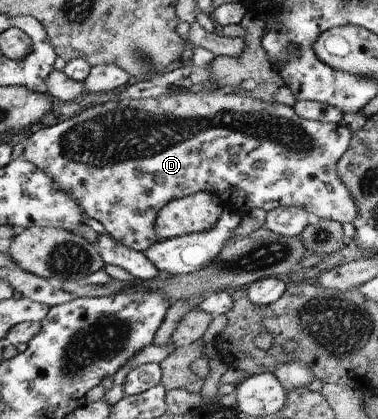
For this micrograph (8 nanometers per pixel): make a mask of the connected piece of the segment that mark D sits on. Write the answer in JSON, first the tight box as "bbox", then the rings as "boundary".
{"bbox":[21,90,358,252],"boundary":[[[212,90],[203,91],[200,94],[161,94],[156,98],[146,98],[146,100],[109,100],[102,104],[90,106],[70,119],[32,133],[22,142],[23,153],[21,157],[52,177],[54,184],[60,190],[70,192],[70,196],[78,202],[82,212],[86,212],[86,217],[97,220],[104,227],[106,233],[110,235],[110,238],[114,238],[118,244],[122,244],[126,248],[140,252],[146,251],[157,241],[156,234],[154,234],[154,220],[156,220],[156,214],[162,206],[171,200],[190,196],[197,192],[210,191],[210,194],[216,194],[219,204],[224,209],[231,210],[241,216],[252,208],[261,208],[268,212],[282,206],[285,209],[300,208],[308,214],[314,214],[317,219],[336,221],[341,225],[352,222],[356,218],[358,210],[356,210],[352,196],[348,194],[346,186],[342,184],[337,173],[337,160],[343,152],[346,152],[350,138],[352,138],[351,132],[342,123],[326,124],[320,121],[304,120],[294,114],[292,107],[283,104],[262,102],[260,99],[256,100],[250,96],[240,96],[236,93],[220,94],[220,92]]]}

